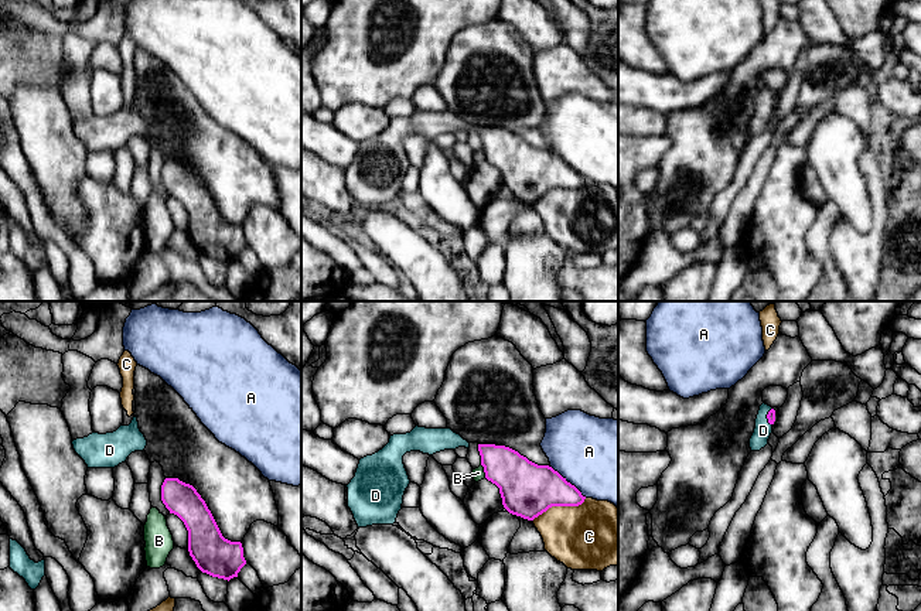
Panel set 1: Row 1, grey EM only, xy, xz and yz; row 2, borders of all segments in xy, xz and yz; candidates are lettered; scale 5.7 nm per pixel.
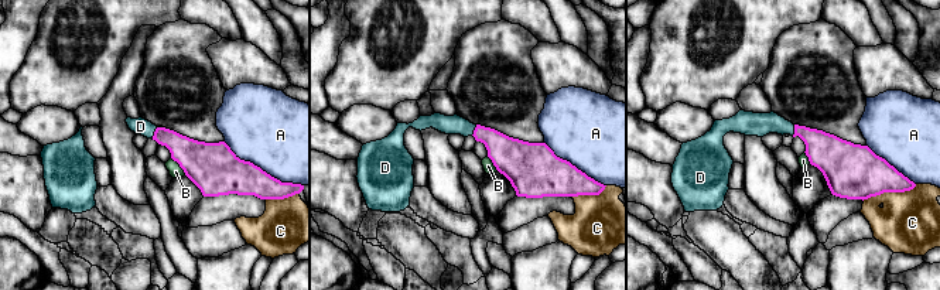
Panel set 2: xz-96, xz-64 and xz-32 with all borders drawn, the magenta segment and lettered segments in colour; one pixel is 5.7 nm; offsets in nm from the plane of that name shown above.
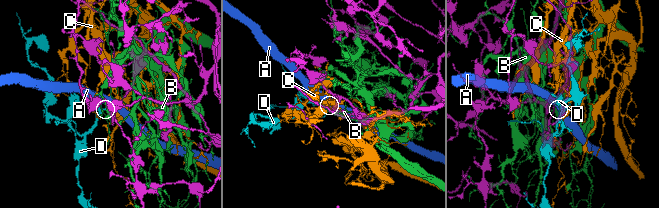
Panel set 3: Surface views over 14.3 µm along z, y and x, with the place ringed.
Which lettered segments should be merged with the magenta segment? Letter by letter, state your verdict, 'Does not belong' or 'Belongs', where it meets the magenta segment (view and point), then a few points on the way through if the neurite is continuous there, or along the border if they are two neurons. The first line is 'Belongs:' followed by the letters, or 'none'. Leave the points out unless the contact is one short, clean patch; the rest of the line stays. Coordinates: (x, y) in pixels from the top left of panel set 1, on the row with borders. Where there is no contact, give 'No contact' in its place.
Belongs: D
A: Does not belong. Touches magenta at xz (569, 483)
B: Does not belong. Touches magenta at xz (484, 471)
C: Does not belong. Touches magenta at xz (559, 505)
D: Belongs. Touches magenta at yz (767, 416). Path across: yz (771, 415), (767, 416), (763, 430)

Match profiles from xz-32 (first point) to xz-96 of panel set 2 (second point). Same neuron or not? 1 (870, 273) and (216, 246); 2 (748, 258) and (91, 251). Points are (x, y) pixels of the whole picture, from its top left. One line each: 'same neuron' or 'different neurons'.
1: different neurons
2: same neuron

